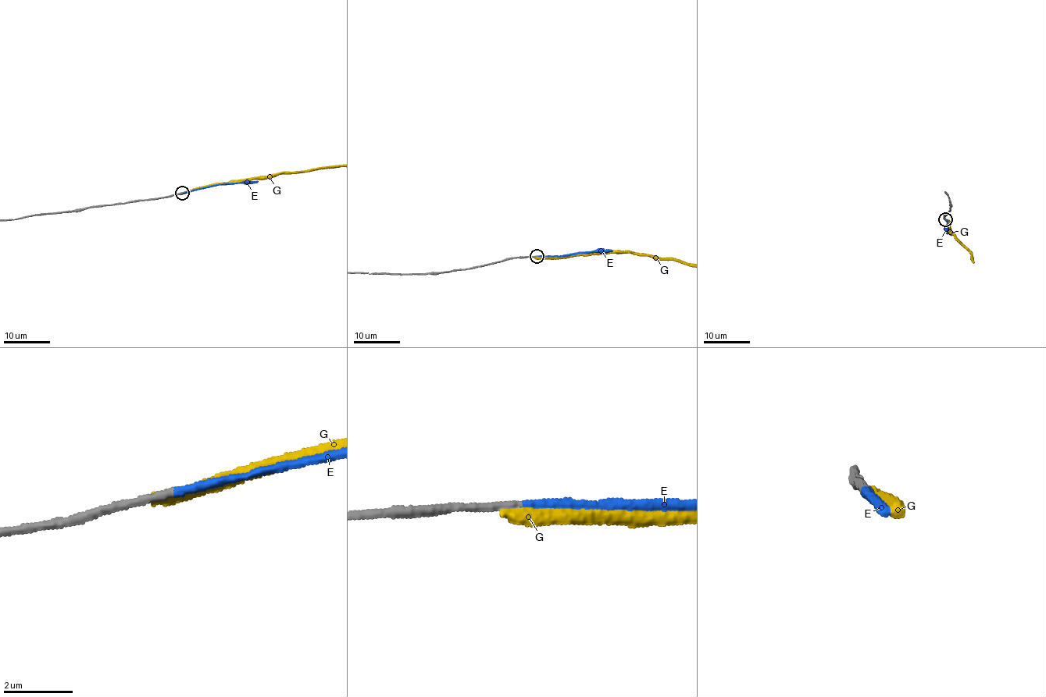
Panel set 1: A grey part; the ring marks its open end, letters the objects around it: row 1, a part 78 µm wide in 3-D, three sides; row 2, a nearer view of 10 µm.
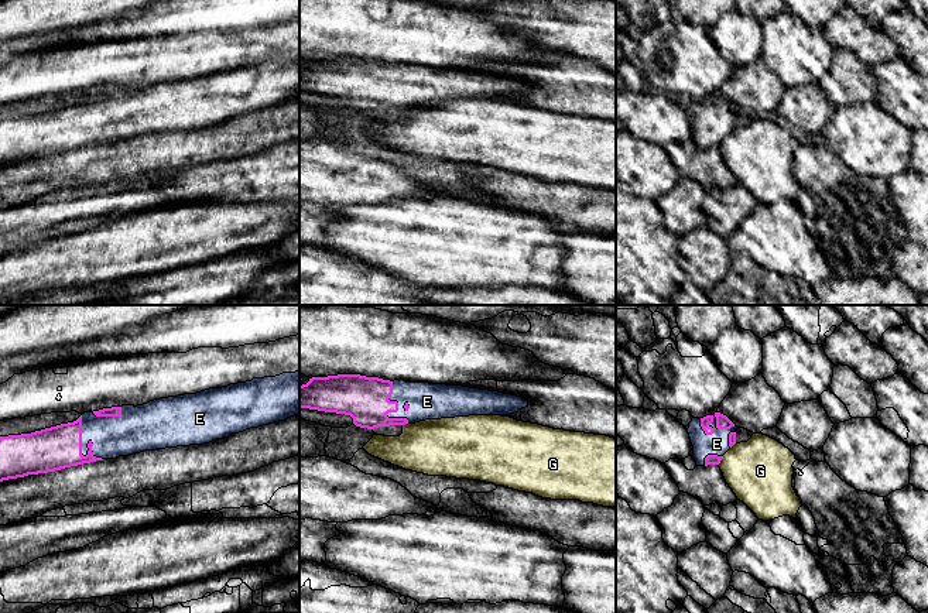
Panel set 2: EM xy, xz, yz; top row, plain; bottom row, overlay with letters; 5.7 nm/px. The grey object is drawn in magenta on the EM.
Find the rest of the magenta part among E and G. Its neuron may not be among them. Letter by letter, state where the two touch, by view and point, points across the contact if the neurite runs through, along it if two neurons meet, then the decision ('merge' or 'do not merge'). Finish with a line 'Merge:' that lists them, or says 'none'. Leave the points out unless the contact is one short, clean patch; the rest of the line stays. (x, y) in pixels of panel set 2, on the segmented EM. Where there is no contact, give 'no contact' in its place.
E: yz (718, 428) | merge
G: yz (721, 459) | do not merge
Merge: E

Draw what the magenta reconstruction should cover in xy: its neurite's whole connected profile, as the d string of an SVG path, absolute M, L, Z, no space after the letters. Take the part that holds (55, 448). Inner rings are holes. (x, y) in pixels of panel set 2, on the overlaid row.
M299 371L275 377L209 388L196 394L184 394L150 401L143 405L121 405L82 414L76 421L45 428L31 434L0 436L0 482L28 475L48 473L103 459L116 459L144 451L203 445L227 438L250 428L284 421L299 414Z

